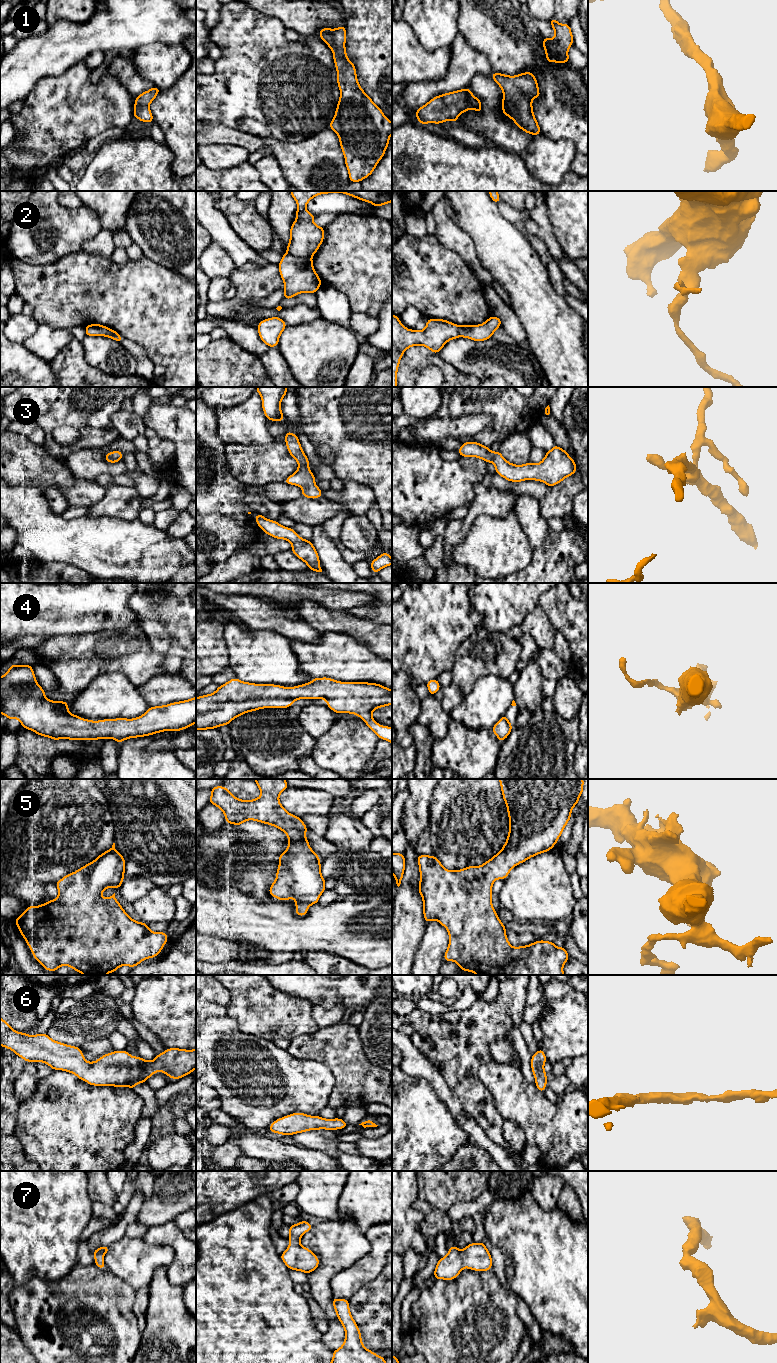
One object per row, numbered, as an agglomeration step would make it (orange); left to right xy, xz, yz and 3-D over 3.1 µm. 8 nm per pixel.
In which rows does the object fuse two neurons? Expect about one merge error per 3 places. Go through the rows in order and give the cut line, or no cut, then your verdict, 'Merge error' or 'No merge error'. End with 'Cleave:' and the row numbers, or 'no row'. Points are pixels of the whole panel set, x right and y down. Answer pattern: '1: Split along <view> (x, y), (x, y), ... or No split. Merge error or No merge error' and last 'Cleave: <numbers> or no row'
1: No split. No merge error
2: Split along xz (287, 252), (296, 257), (310, 258). Merge error
3: No split. No merge error
4: No split. No merge error
5: No split. No merge error
6: No split. No merge error
7: No split. No merge error
Cleave: 2

